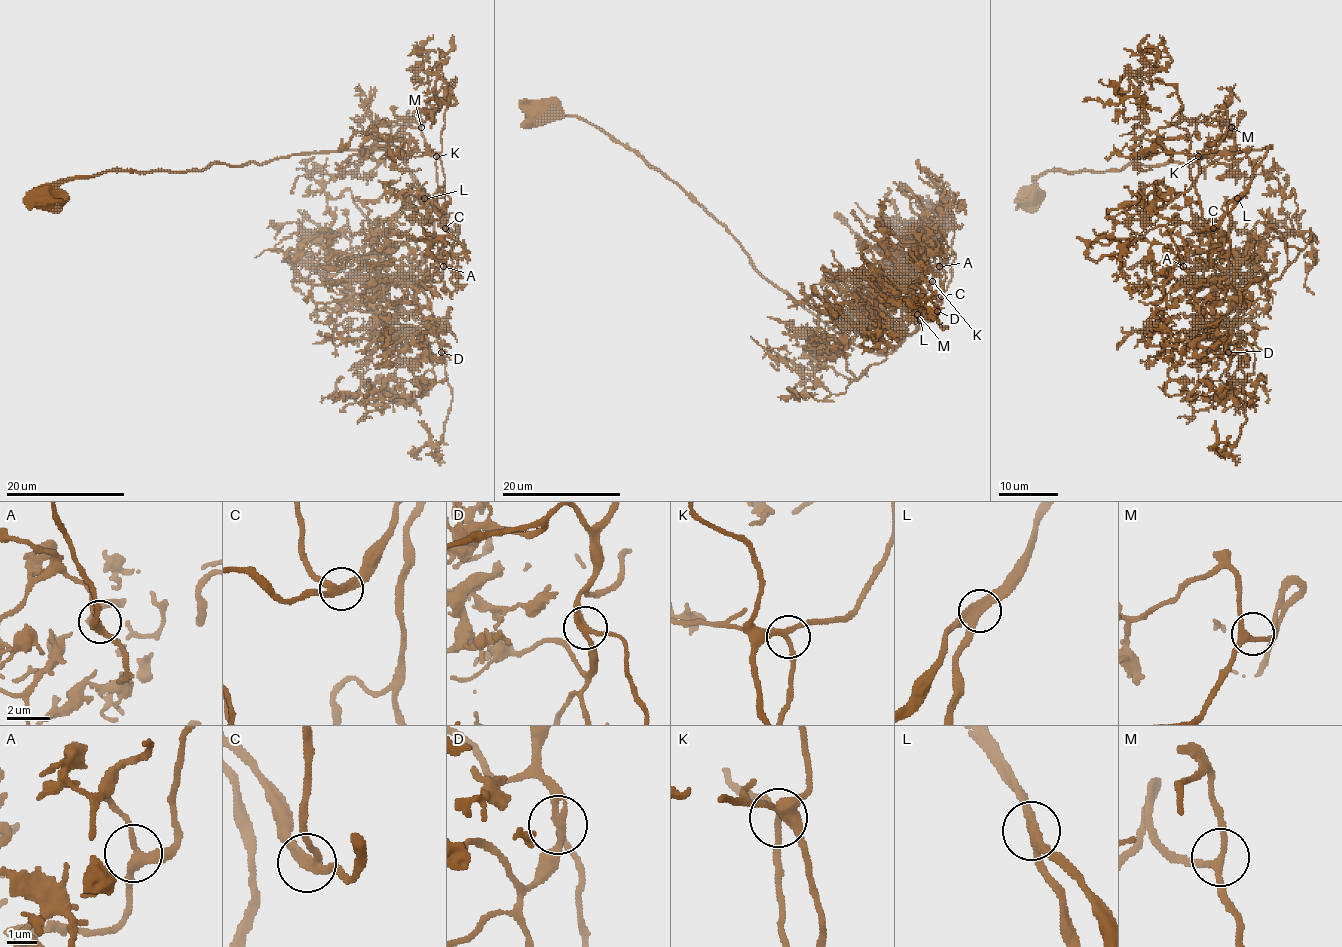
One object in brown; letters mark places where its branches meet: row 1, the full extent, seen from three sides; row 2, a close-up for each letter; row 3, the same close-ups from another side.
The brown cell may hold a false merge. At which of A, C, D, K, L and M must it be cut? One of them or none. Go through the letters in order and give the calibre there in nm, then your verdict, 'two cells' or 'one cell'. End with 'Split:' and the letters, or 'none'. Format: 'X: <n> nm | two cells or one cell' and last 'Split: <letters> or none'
A: 280 nm | one cell
C: 240 nm | one cell
D: 240 nm | one cell
K: 240 nm | one cell
L: 300 nm | one cell
M: 240 nm | one cell
Split: none

